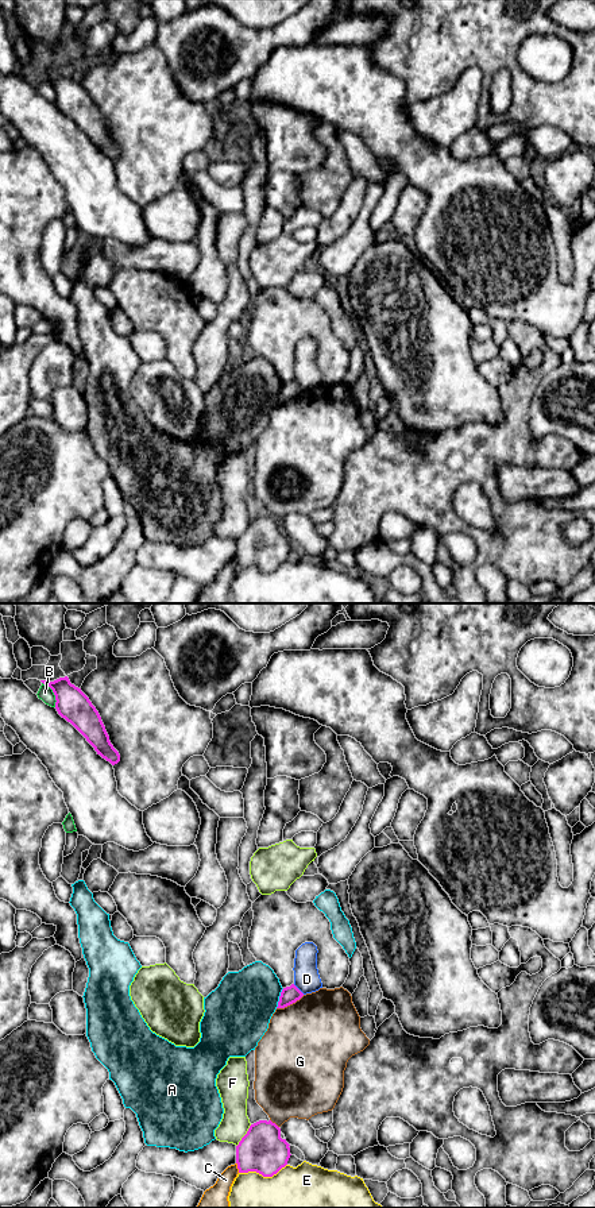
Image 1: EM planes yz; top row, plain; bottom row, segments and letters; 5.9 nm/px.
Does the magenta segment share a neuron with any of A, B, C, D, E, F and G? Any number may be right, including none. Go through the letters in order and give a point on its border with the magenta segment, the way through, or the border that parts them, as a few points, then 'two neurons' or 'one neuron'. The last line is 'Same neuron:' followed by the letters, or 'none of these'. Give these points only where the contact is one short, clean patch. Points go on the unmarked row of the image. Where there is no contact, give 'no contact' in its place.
A: meets magenta in yz at (279, 393); two neurons
B: meets magenta in yz at (54, 89); two neurons
C: meets magenta in yz at (238, 563); two neurons
D: meets magenta in yz at (297, 383); two neurons
E: meets magenta in yz at (262, 570); two neurons
F: meets magenta in yz at (244, 531); two neurons
G: meets magenta in yz at (290, 398); two neurons
Same neuron: none of these

